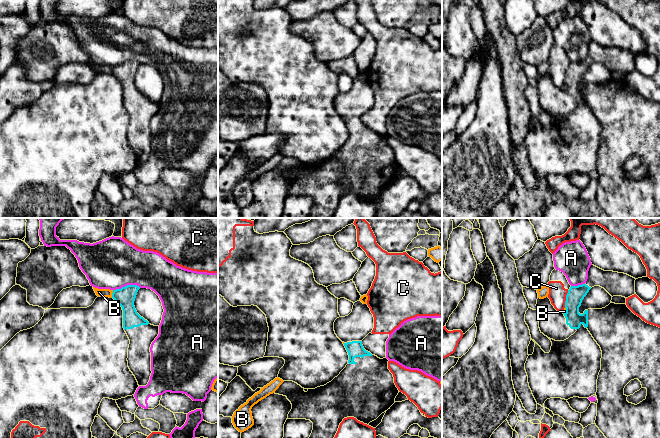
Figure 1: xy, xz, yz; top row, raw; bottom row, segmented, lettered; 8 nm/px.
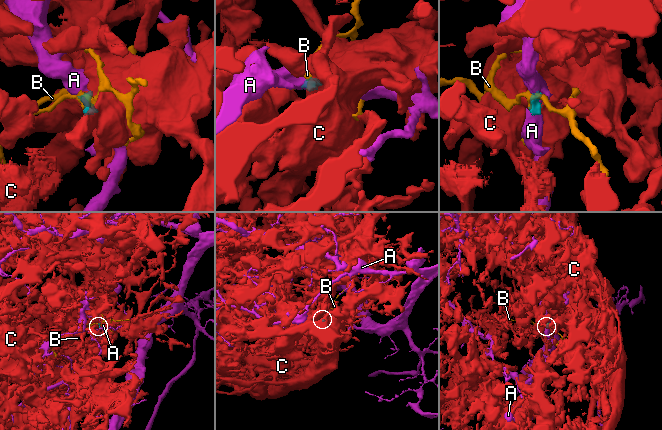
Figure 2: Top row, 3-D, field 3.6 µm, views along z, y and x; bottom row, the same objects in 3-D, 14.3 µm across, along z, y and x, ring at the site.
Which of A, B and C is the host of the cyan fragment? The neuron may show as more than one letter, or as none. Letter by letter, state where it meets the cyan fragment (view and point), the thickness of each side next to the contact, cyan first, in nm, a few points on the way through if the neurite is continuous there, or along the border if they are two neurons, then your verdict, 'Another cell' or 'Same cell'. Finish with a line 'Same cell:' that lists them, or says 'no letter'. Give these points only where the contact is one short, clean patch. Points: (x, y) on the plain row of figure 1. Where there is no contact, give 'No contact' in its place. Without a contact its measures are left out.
A: Touches cyan at xy (127, 61). Thickness 160 nm (cyan) against 420 nm. Boundary: xy (140, 63), (125, 61), (113, 66). Another cell
B: Touches cyan at xy (112, 70). Thickness 160 nm (cyan) against 60 nm. Boundary: xy (113, 66), (111, 73). Another cell
C: Touches cyan at yz (566, 75). Thickness 140 nm (cyan) against 140 nm. Boundary: yz (568, 66), (565, 72), (564, 83). Another cell
Same cell: no letter

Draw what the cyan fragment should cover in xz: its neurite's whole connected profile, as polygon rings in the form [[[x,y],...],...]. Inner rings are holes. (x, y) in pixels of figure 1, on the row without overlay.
[[[357,77],[352,88],[334,98],[334,107],[344,119],[349,136],[346,143],[331,158],[315,165],[304,167],[293,157],[284,157],[275,170],[286,172],[292,180],[287,195],[306,195],[313,199],[313,206],[307,218],[332,218],[344,194],[354,193],[364,200],[376,196],[390,185],[399,169],[393,150],[388,145],[388,135],[380,135],[366,127],[362,116],[372,108],[374,93],[367,80]]]

